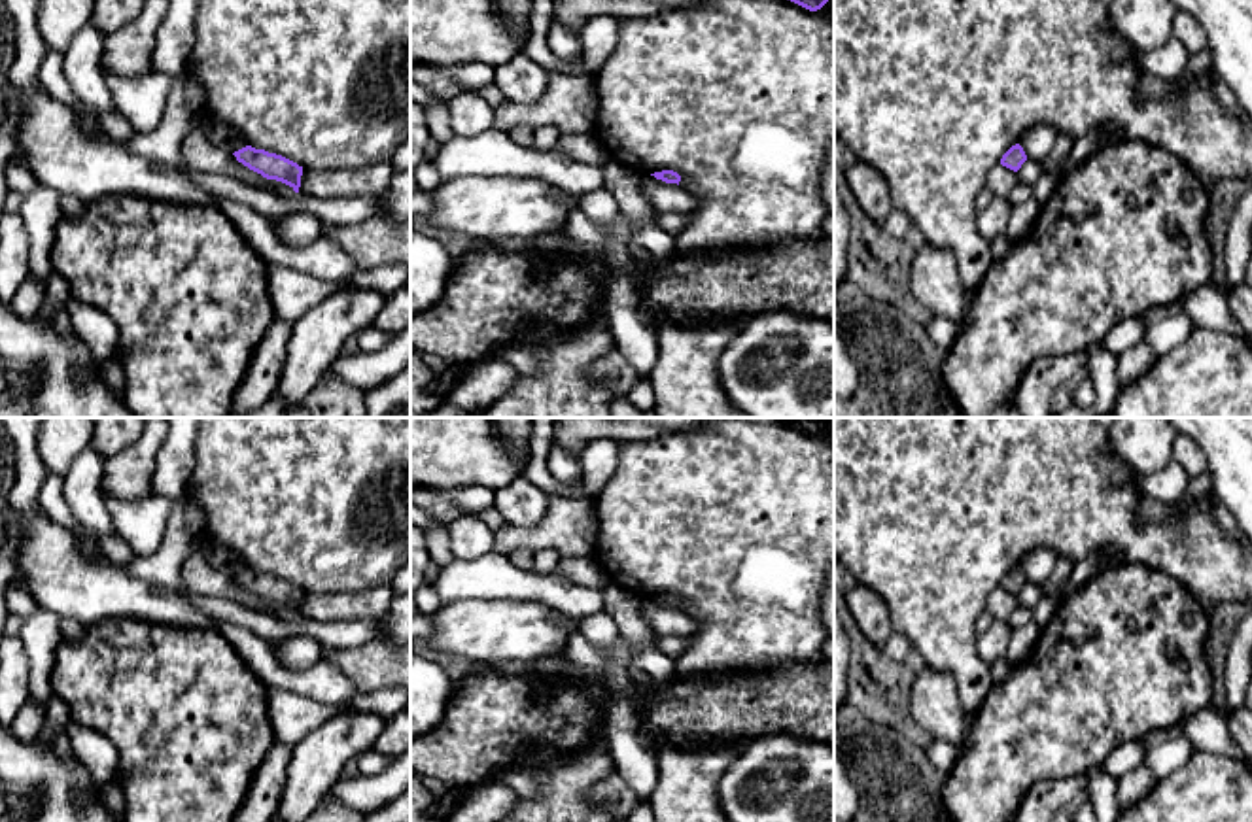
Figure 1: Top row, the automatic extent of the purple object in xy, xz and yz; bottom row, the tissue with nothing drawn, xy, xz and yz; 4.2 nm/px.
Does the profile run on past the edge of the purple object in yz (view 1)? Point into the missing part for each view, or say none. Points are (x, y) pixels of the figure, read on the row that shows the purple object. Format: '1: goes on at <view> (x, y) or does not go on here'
1: does not go on here

